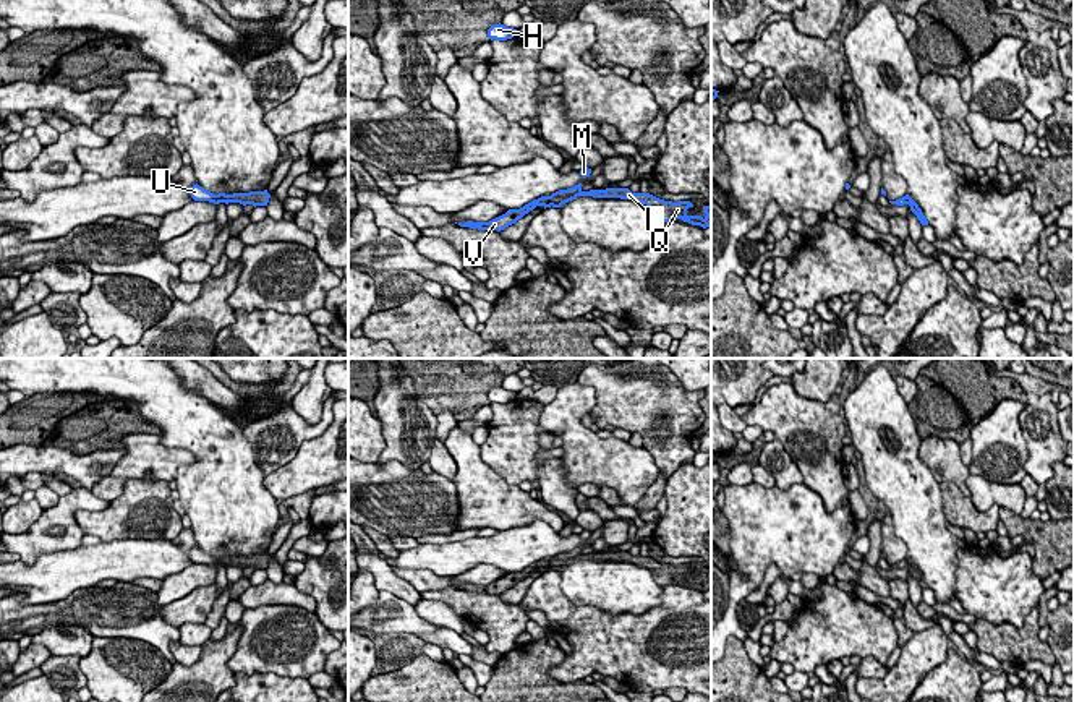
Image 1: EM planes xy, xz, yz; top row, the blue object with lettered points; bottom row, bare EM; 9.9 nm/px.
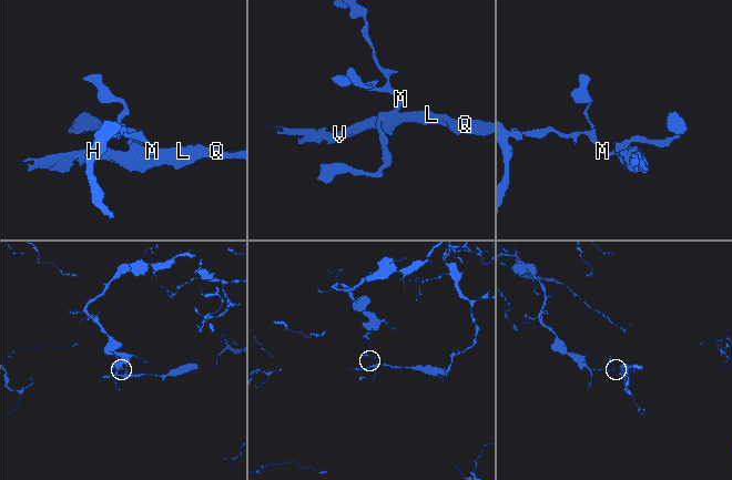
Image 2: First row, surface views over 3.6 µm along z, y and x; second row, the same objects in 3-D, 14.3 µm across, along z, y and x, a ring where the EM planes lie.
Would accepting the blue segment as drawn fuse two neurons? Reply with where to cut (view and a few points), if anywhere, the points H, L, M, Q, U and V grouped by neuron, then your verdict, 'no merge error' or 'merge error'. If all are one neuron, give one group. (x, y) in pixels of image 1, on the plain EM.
cut in xz along (580, 553), (556, 566); H M U / L Q V; merge error

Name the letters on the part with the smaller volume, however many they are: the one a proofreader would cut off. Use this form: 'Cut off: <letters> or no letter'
Cut off: L, Q, V

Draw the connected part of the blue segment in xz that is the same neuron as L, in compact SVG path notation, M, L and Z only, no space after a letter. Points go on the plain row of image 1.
M606 551L606 553L580 554L578 558L567 559L557 567L562 569L575 563L577 559L632 563L632 564L646 567L651 572L654 582L663 587L672 582L682 582L684 585L688 585L692 589L700 589L703 592L711 589L711 567L703 571L706 577L706 580L703 582L701 579L687 577L687 572L693 571L690 564L677 564L677 566L664 564L650 556L632 556L629 551Z

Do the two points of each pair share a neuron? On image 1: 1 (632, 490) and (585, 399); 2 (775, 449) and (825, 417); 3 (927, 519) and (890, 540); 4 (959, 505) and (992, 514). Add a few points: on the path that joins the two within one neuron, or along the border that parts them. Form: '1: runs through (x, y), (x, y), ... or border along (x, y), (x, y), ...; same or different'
1: runs through (609, 467), (575, 433), (575, 422); same
2: border along (775, 436), (802, 477); different
3: border along (888, 511), (893, 532), (904, 543), (907, 556); different
4: runs through (967, 513), (971, 516), (984, 516); same

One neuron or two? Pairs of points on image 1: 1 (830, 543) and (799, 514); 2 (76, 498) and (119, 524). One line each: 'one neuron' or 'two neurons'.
1: one neuron
2: two neurons

